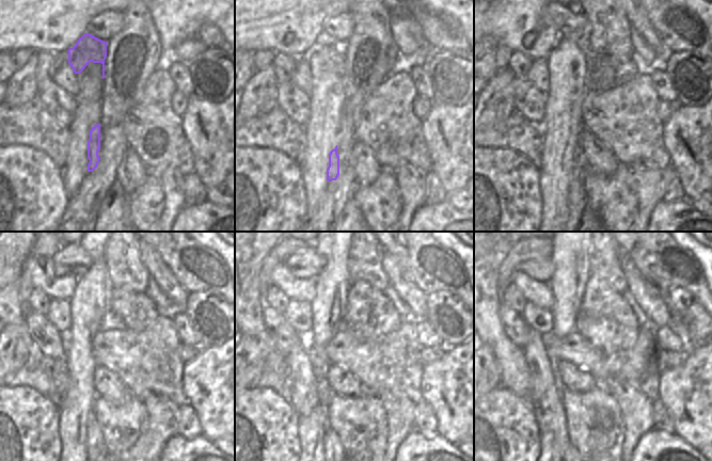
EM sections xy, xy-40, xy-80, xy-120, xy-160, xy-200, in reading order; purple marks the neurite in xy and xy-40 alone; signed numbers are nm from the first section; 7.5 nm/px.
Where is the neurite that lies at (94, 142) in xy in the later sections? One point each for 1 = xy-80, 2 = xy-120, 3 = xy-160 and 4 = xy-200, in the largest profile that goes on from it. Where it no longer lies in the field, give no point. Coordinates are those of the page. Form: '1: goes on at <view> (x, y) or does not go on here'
1: goes on at xy-80 (575, 196)
2: goes on at xy-120 (94, 445)
3: goes on at xy-160 (333, 448)
4: goes on at xy-200 (571, 448)

